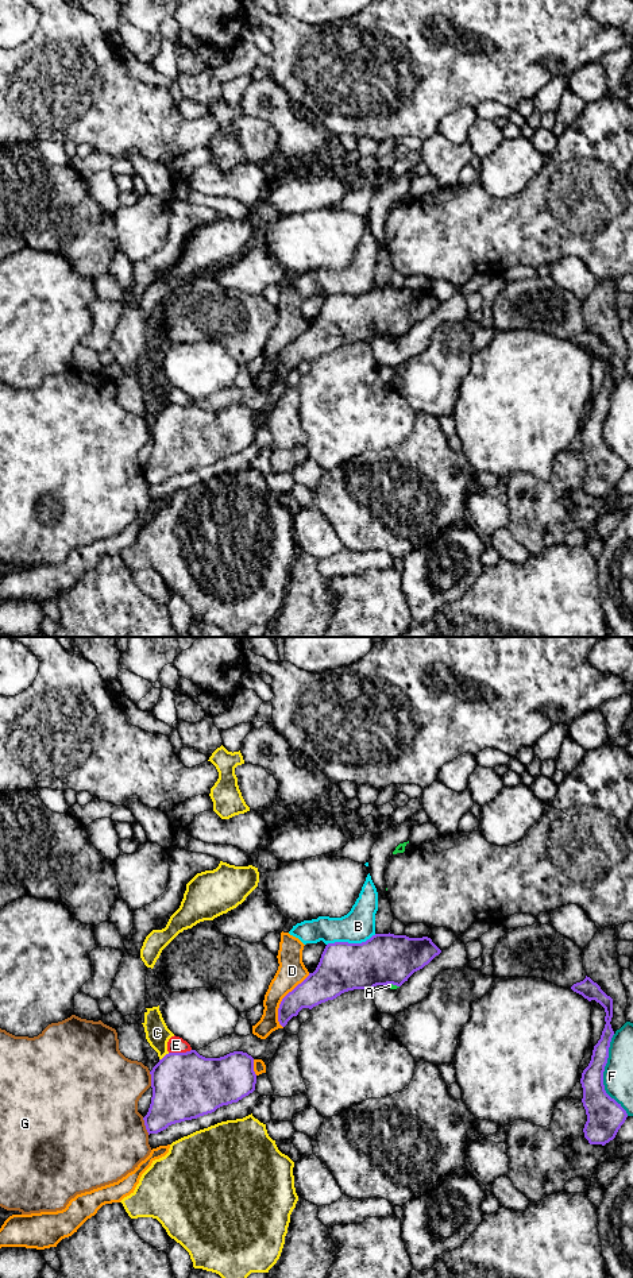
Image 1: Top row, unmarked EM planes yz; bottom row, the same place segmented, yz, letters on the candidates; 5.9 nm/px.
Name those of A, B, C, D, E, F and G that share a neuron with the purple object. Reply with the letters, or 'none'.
none

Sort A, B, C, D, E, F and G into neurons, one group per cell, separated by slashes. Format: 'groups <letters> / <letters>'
groups A / B / C / D / E / F / G

